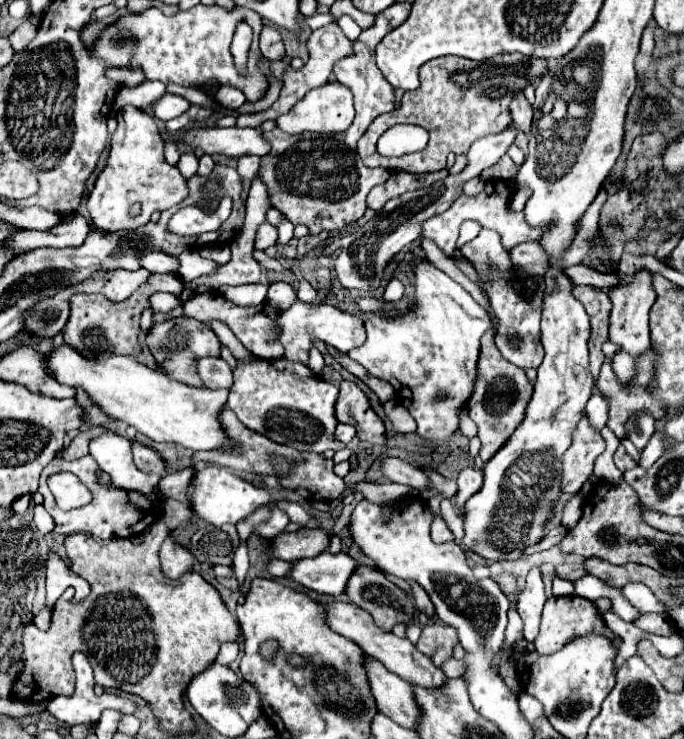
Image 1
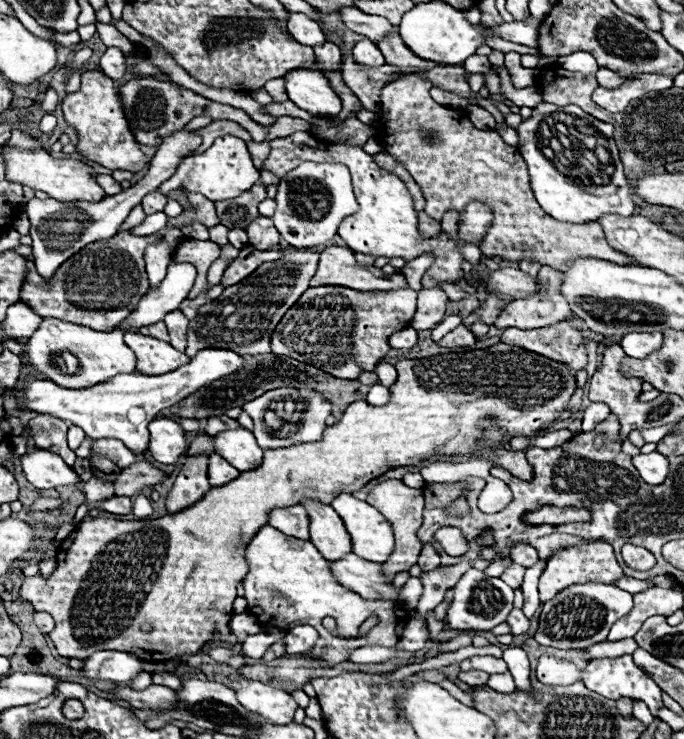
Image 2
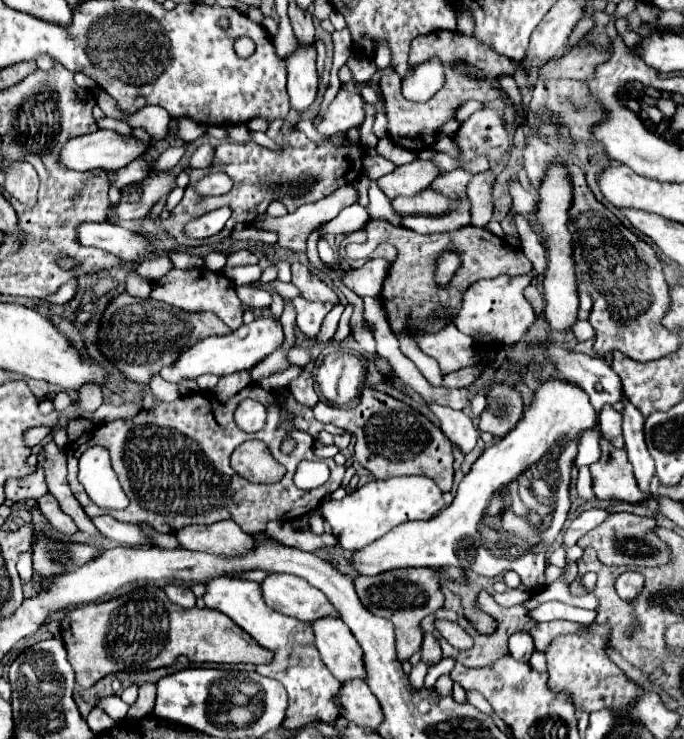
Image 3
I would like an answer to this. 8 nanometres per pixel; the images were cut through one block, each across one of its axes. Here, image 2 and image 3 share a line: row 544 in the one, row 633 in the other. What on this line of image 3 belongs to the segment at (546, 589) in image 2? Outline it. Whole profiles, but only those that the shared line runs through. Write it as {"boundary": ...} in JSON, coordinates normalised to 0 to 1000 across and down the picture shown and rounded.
{"boundary":[[[865,844],[863,850],[857,850],[848,858],[827,858],[827,861],[816,861],[810,863],[801,877],[798,877],[798,901],[801,901],[801,928],[807,934],[827,934],[833,936],[845,963],[857,961],[857,963],[871,963],[877,958],[906,958],[906,953],[918,953],[918,947],[924,947],[924,942],[930,942],[930,936],[936,936],[936,931],[889,890],[886,885],[886,874],[892,866],[892,847],[889,844]]]}

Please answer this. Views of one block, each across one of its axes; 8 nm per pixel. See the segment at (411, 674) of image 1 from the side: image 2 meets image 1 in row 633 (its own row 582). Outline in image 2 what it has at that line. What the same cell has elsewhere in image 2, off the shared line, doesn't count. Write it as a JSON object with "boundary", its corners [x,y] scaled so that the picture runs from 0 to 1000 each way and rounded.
{"boundary":[[[509,750],[497,758],[480,760],[485,779],[497,793],[523,801],[538,812],[582,812],[582,798],[573,796],[573,788],[561,782],[558,763],[529,758],[520,750]]]}

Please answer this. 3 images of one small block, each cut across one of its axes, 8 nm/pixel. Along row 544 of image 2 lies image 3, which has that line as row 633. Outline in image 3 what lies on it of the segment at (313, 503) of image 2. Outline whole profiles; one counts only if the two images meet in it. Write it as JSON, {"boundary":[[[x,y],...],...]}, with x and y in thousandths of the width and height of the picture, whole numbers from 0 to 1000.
{"boundary":[[[459,839],[456,850],[468,888],[491,920],[535,920],[529,877],[500,839]]]}

